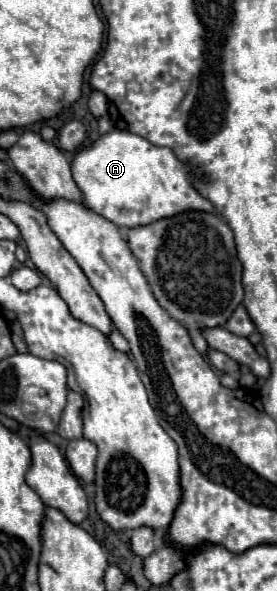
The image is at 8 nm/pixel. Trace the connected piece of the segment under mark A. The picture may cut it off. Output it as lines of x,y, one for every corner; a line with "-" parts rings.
111,130
107,134
101,134
89,148
79,148
73,156
71,162
71,172
73,180
83,192
83,204
89,210
95,210
97,214
105,216
107,220
115,222
121,228
133,228
133,226
143,226
151,224
159,218
165,216
175,216
185,210
203,210
203,212
213,212
211,202
207,202
191,184
191,168
177,160
171,148
155,146
147,142
145,138
131,134
127,130

